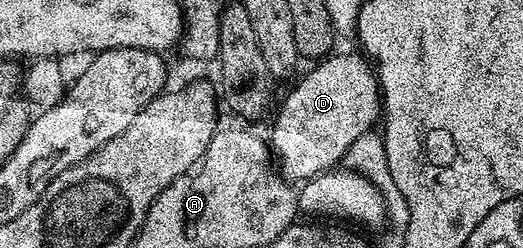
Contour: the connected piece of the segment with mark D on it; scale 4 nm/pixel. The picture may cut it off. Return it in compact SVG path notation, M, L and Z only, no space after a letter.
M344 53L341 57L329 55L311 66L312 70L293 87L272 125L270 148L278 158L279 172L293 183L312 180L320 173L327 173L343 162L345 155L359 137L373 128L382 117L382 94L376 79L373 62L356 53Z

